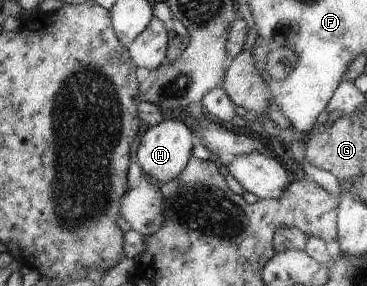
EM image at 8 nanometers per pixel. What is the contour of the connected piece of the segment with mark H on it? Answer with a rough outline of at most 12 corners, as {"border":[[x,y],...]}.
{"border":[[176,118],[147,127],[136,152],[143,174],[177,178],[191,160],[192,128]]}

